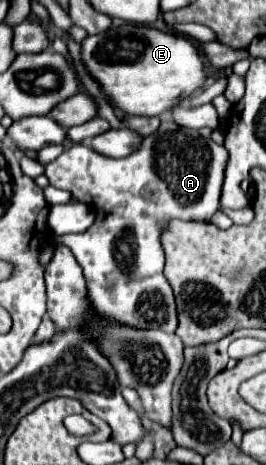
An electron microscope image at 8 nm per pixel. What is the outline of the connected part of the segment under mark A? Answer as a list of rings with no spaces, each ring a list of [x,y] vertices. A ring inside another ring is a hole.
[[[169,119],[161,121],[155,133],[143,137],[129,157],[111,159],[73,143],[45,167],[53,187],[71,191],[79,202],[91,200],[95,207],[95,223],[81,235],[63,235],[61,243],[73,251],[83,267],[87,297],[99,319],[105,317],[105,321],[117,321],[133,329],[157,327],[175,333],[179,323],[177,305],[171,285],[163,277],[161,231],[171,219],[211,221],[219,207],[225,161],[223,145],[203,139],[195,129],[179,127]],[[141,275],[147,277],[141,279]],[[109,277],[123,279],[109,285]]]

